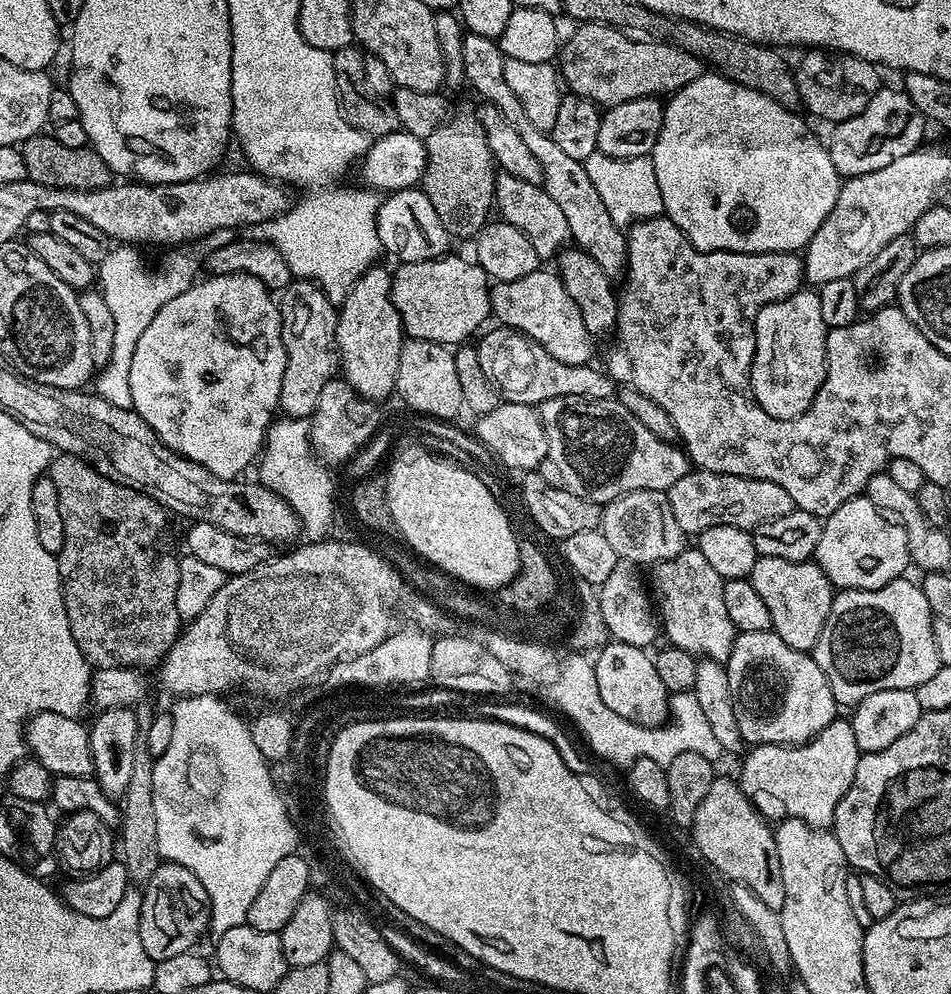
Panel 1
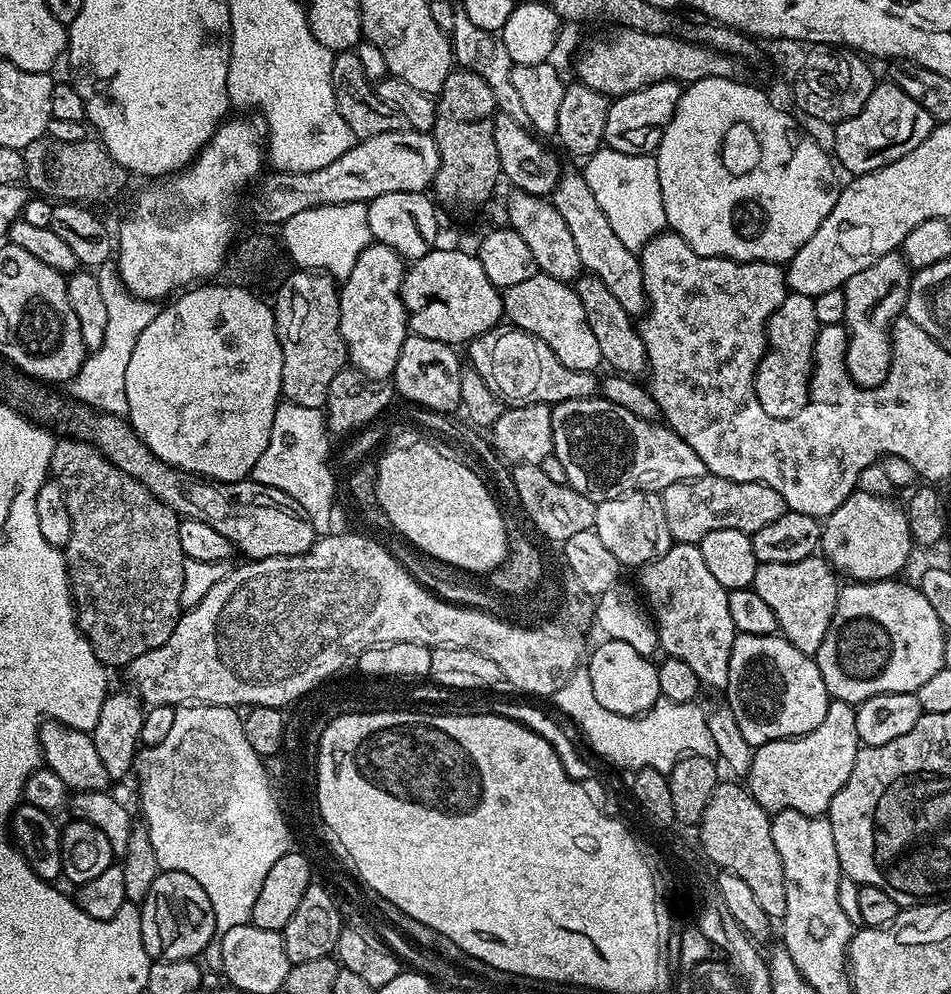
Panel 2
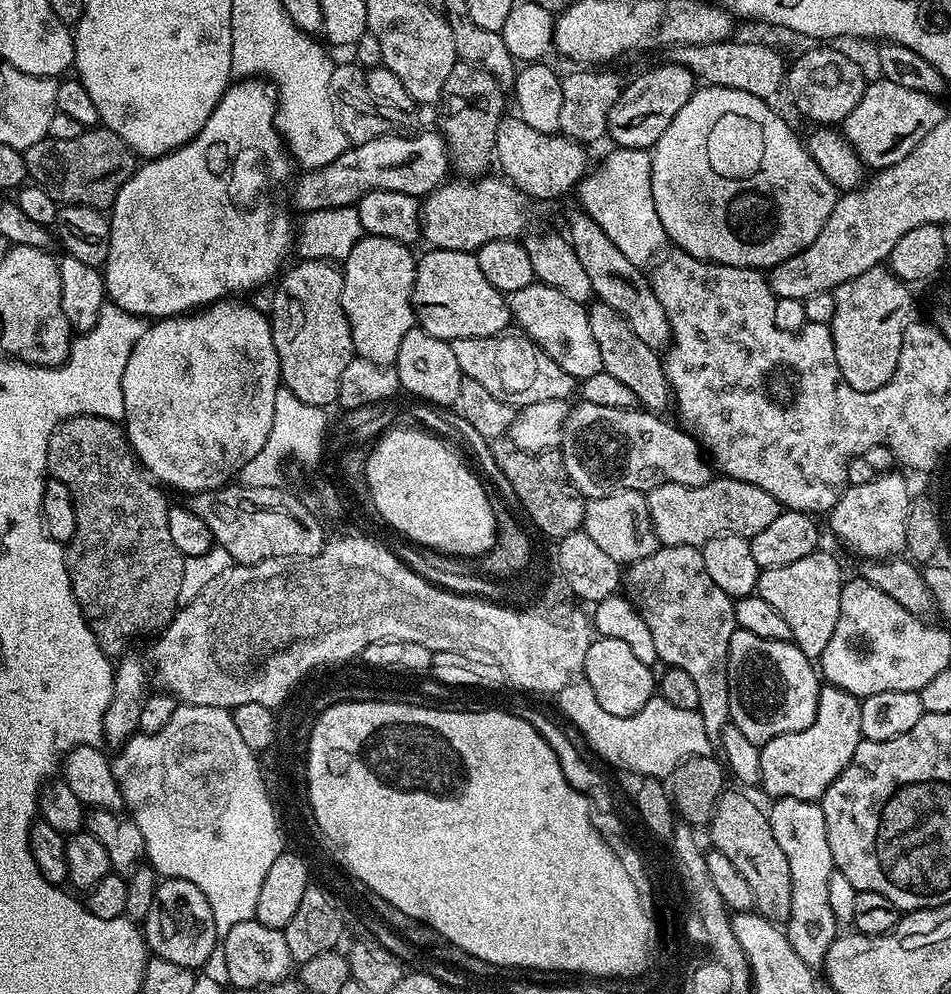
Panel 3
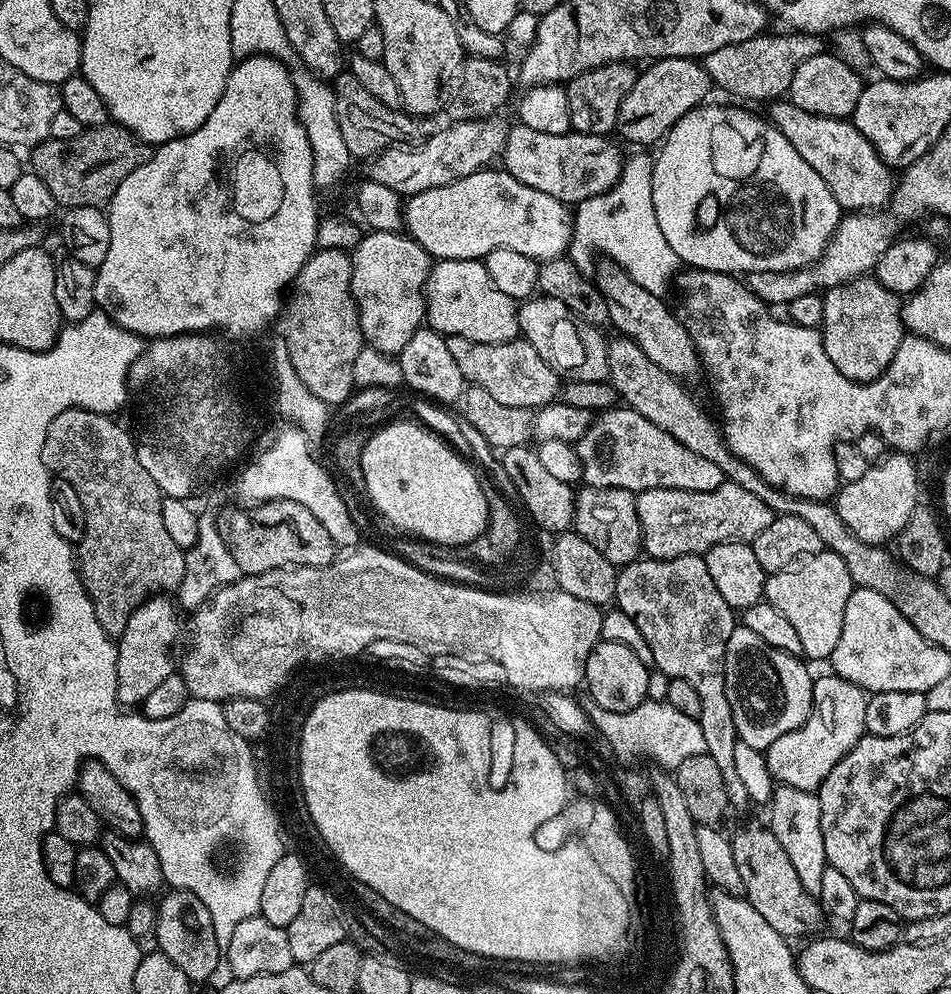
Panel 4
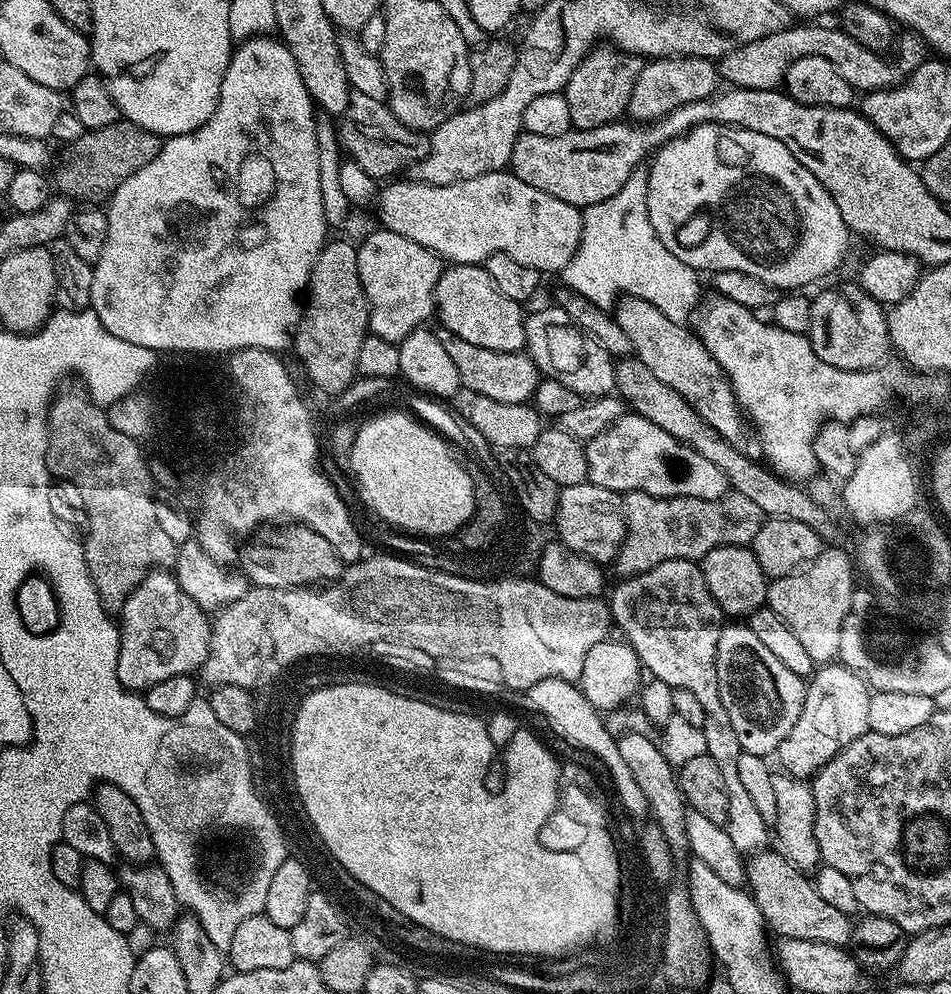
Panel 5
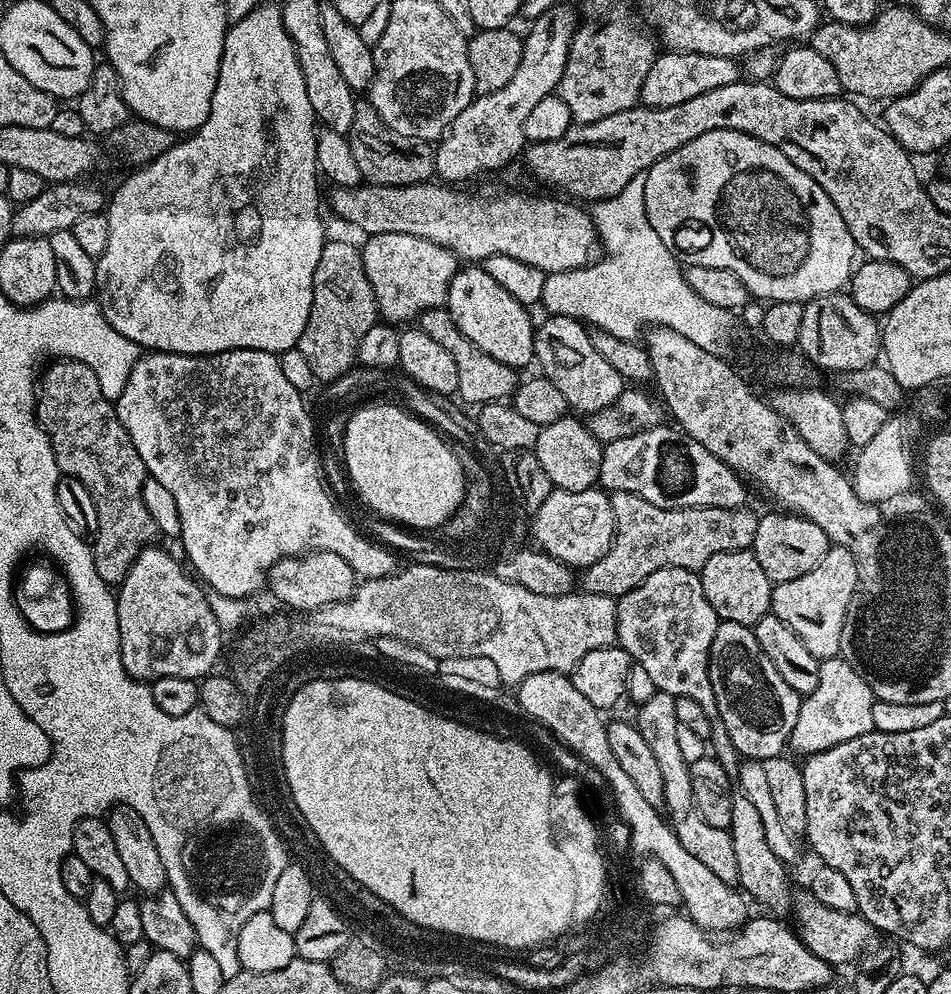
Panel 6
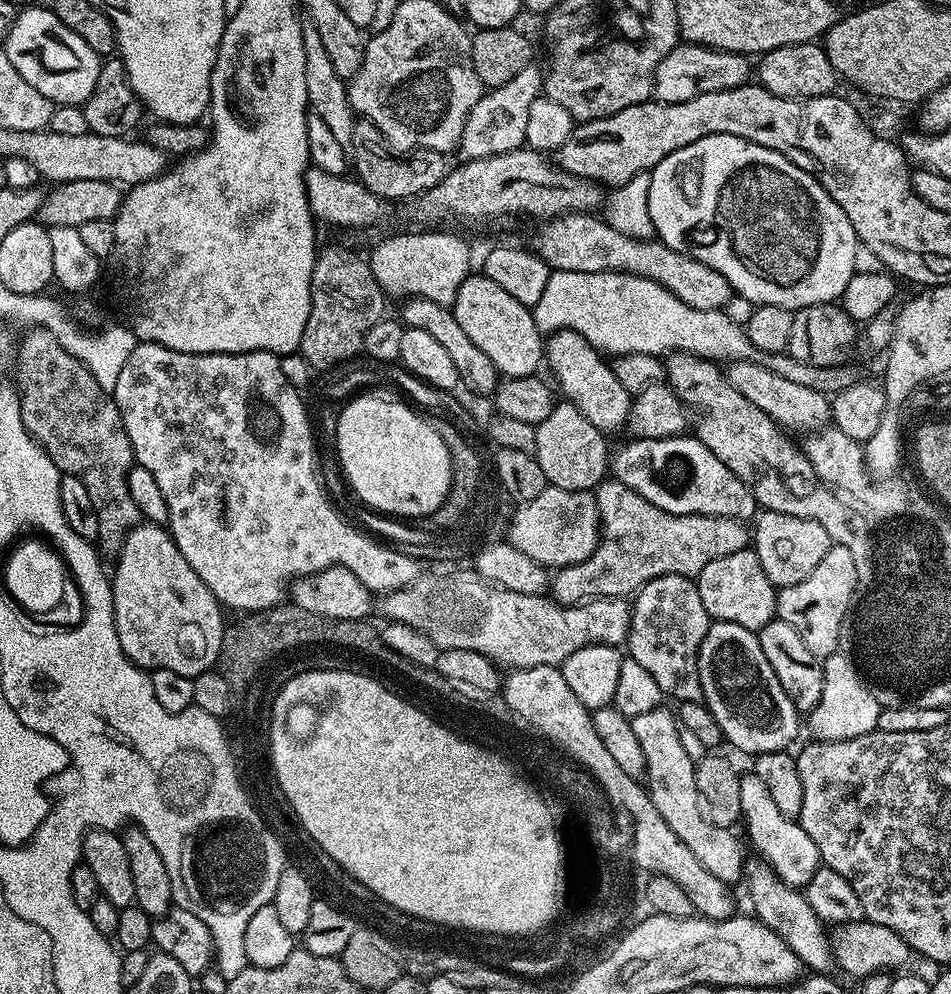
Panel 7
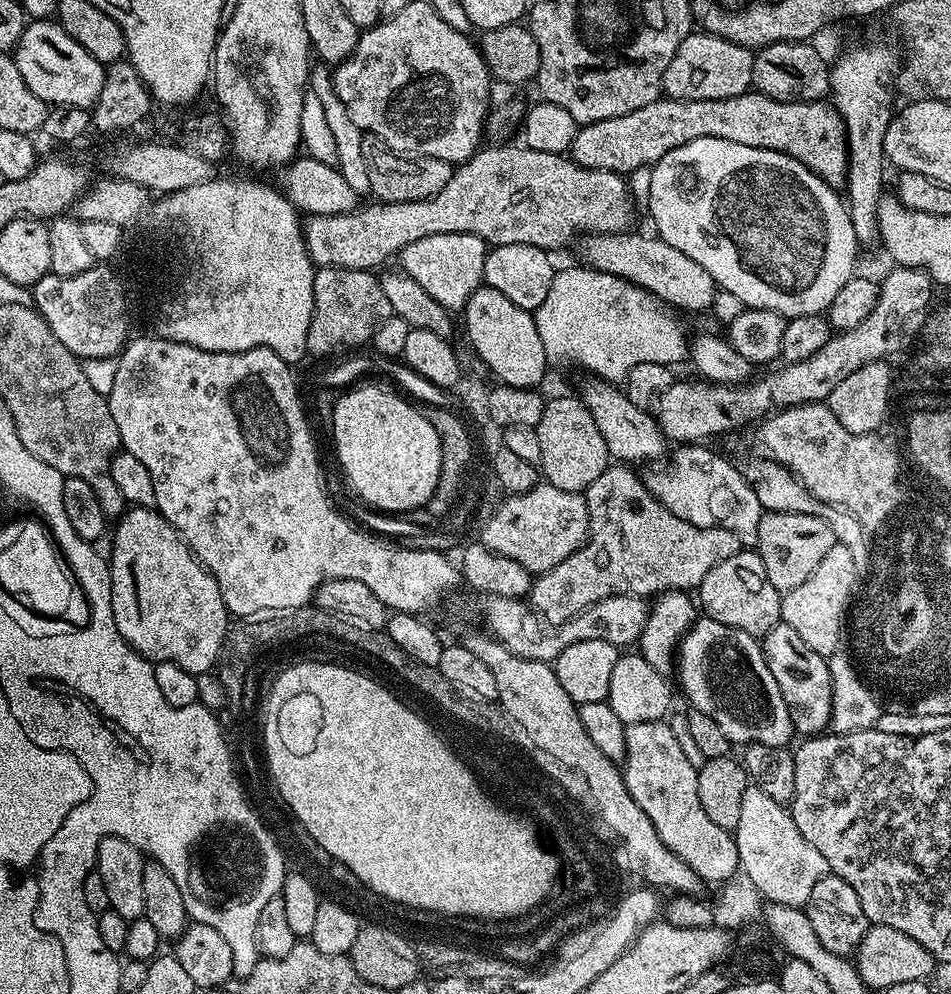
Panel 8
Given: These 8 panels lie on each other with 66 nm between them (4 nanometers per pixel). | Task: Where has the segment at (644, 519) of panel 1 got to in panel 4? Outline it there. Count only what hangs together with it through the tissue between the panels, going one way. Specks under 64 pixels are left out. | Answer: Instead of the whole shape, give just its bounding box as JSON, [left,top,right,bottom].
[574,487,642,566]

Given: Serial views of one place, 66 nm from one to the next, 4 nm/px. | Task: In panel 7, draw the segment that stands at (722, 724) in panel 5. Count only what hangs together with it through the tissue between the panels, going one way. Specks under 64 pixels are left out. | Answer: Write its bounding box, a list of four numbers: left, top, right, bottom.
[627,572,834,974]

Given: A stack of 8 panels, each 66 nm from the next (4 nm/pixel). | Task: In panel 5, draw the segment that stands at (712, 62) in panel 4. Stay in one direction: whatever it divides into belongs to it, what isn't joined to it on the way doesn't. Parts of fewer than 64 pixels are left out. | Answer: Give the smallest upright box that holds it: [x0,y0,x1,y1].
[718,22,926,94]

